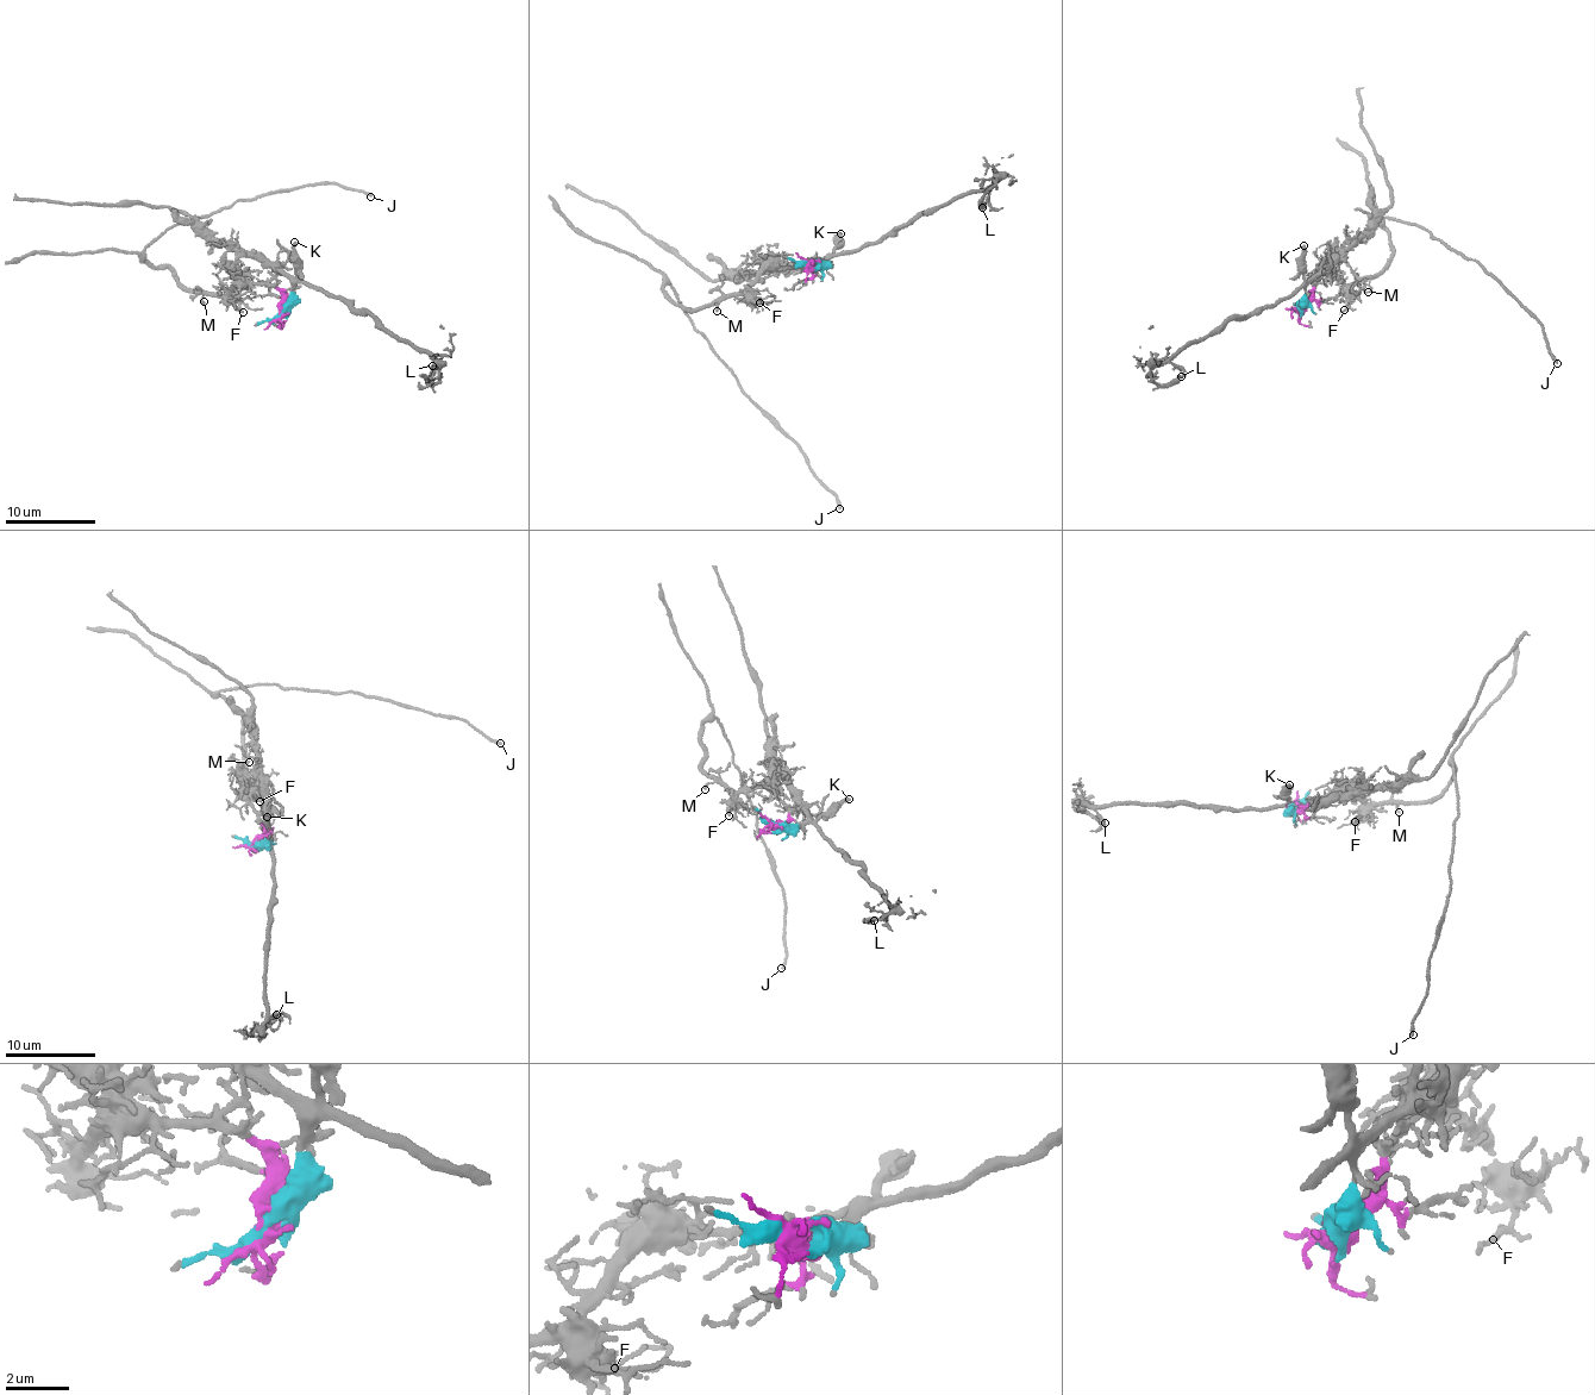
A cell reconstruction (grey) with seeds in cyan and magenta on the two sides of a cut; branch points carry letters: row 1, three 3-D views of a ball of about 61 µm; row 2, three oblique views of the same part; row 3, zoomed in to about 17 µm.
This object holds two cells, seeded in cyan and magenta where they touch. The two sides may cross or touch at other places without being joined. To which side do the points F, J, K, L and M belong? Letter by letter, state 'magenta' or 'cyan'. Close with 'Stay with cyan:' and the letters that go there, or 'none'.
F: magenta
J: magenta
K: cyan
L: cyan
M: magenta
Stay with cyan: K, L

